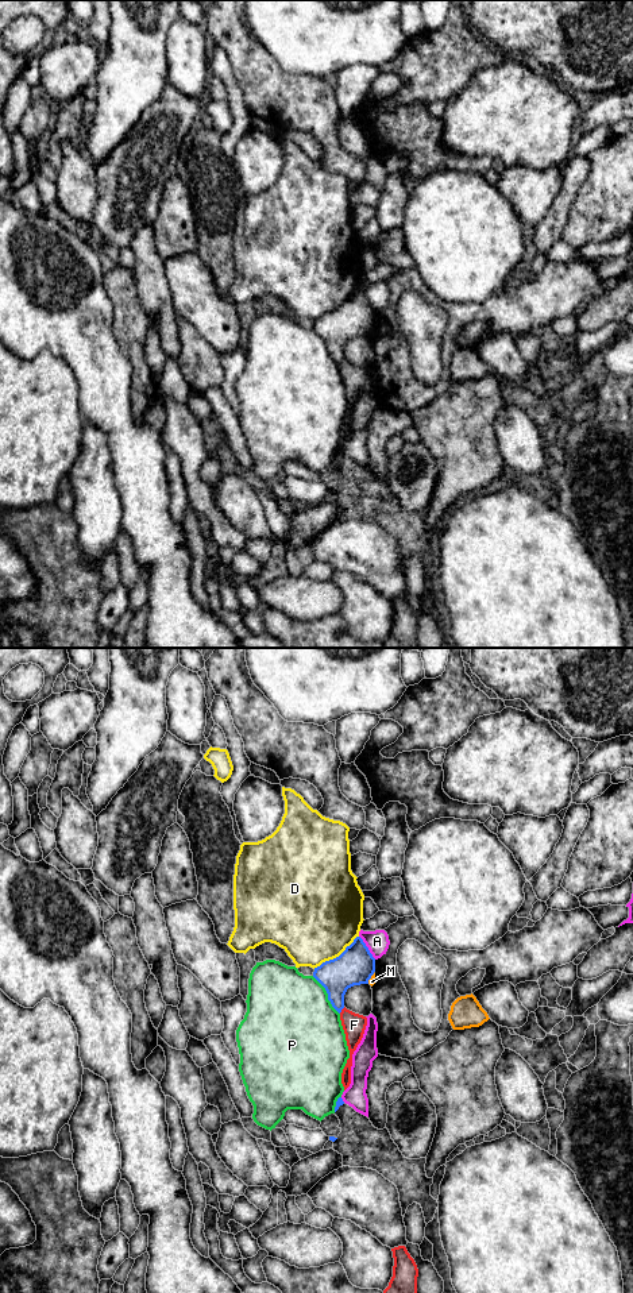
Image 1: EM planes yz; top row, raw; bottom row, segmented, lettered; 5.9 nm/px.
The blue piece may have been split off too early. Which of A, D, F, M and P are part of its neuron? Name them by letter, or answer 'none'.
none

